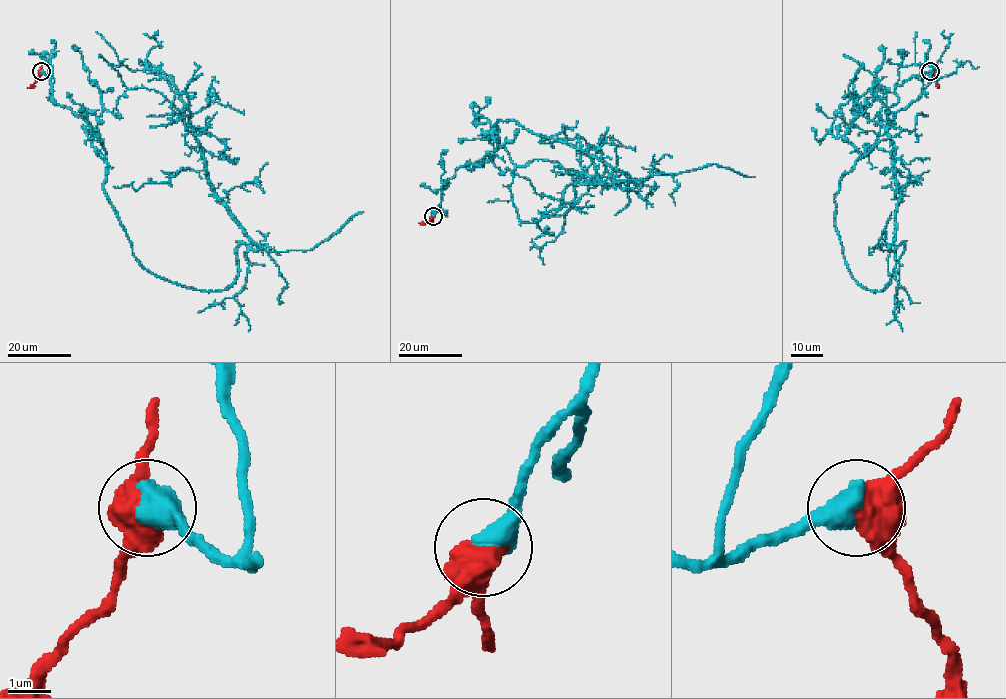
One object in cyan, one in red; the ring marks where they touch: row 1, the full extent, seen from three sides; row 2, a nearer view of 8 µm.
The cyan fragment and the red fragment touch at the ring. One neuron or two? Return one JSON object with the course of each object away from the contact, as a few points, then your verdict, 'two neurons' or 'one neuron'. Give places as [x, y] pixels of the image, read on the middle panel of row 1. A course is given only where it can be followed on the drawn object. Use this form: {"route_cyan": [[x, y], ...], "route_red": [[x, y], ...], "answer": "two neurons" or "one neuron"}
{"route_cyan": [[432, 215], [499, 120], [643, 180], [583, 173], [563, 214], [532, 222], [487, 202]], "route_red": [[432, 216], [428, 222], [419, 223]], "answer": "one neuron"}

